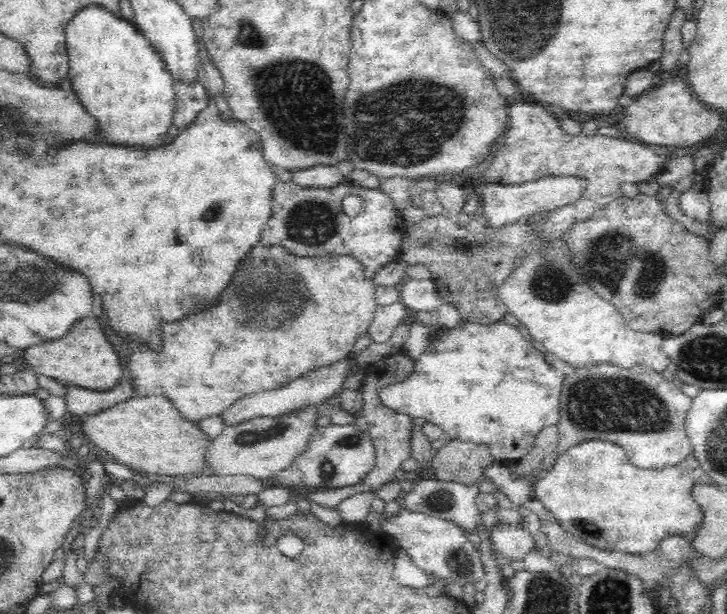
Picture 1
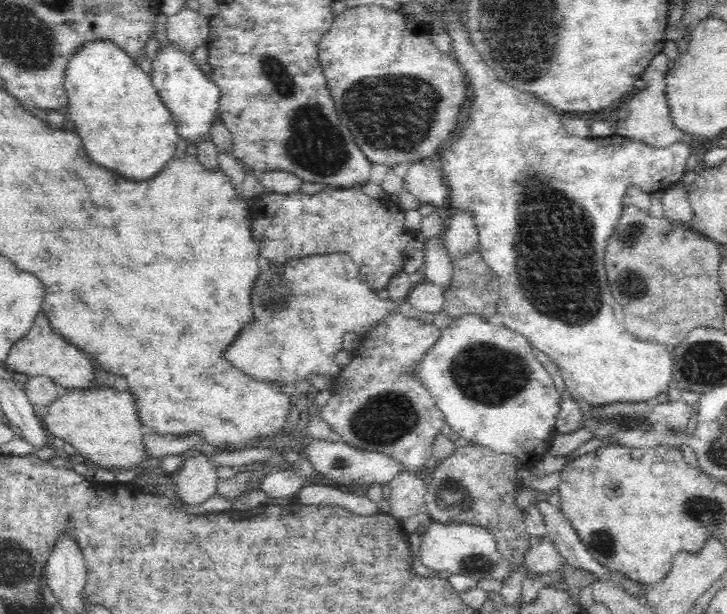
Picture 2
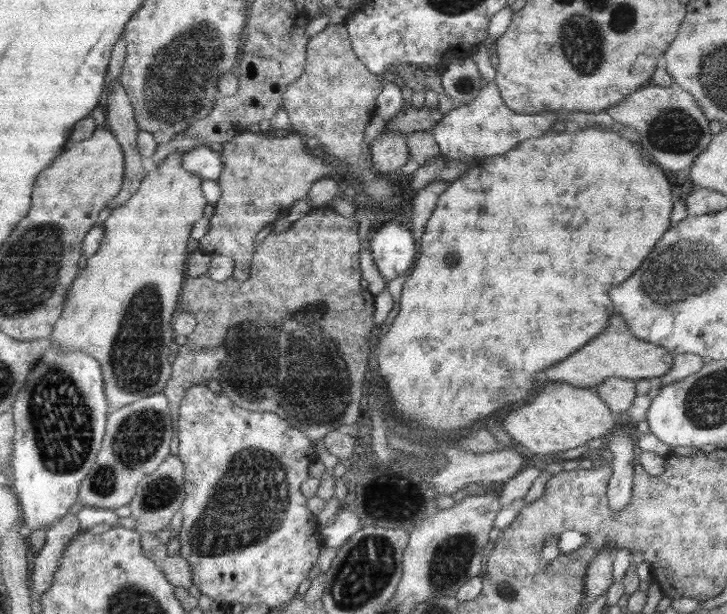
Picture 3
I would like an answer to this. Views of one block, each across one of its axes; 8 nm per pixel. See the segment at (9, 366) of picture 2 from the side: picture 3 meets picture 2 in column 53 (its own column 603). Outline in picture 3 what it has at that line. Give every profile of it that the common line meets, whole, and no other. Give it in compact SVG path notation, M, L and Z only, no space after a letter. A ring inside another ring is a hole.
M614 314L604 327L604 331L594 336L591 341L578 351L572 353L562 362L550 366L544 370L544 376L552 382L565 382L578 388L587 388L594 390L598 384L610 377L618 377L634 380L641 378L661 378L668 369L672 367L672 354L665 348L656 346L636 338L630 332L628 324L620 314Z

